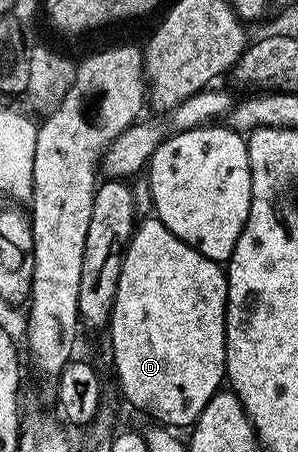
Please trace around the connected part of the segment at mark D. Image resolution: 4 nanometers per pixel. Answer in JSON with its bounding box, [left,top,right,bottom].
[109,218,227,428]

